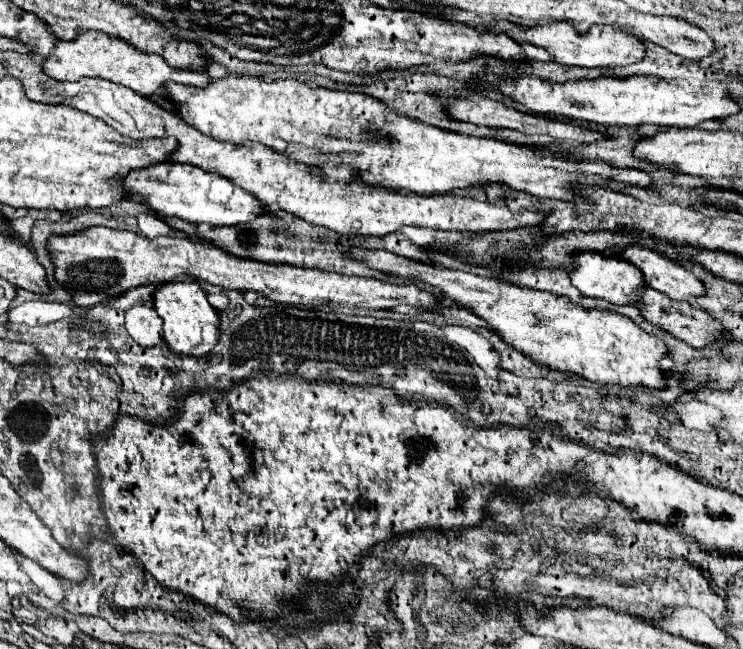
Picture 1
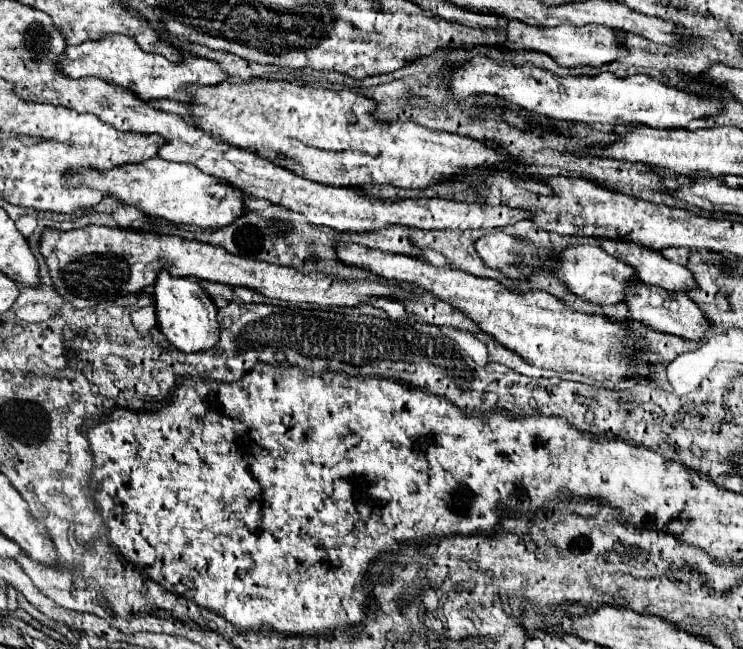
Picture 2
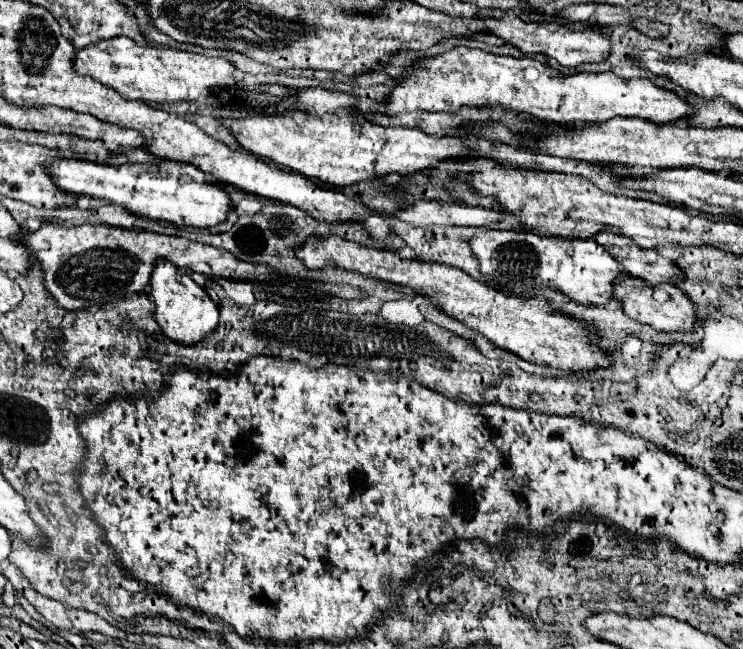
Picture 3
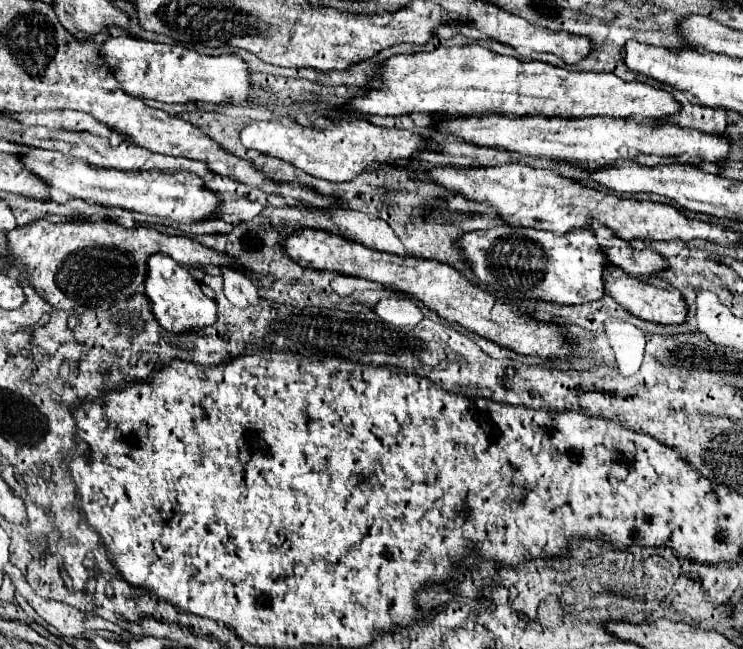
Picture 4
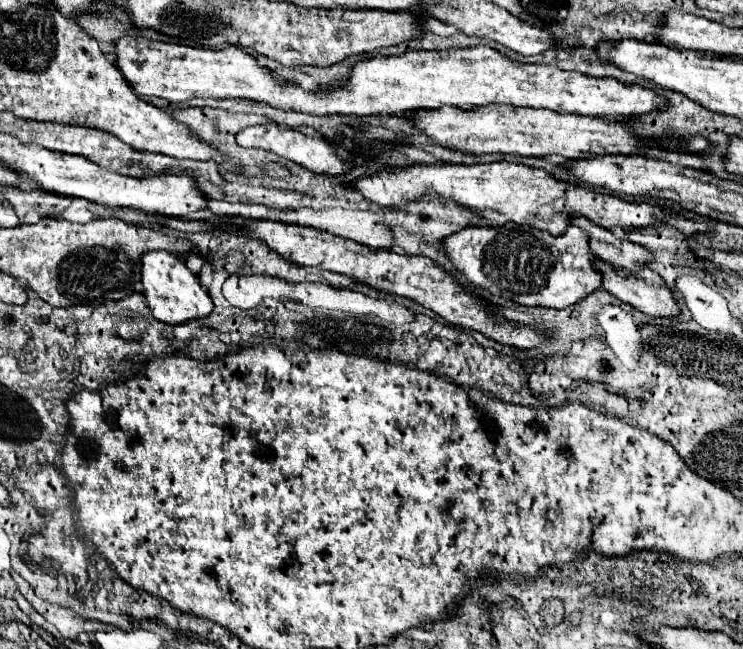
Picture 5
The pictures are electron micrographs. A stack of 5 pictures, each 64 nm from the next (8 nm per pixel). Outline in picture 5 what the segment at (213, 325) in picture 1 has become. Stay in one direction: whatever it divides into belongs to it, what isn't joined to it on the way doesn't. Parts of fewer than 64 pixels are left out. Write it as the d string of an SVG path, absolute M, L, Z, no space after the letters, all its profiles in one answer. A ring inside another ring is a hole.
M146 252L142 256L142 284L144 284L144 296L148 300L148 306L154 314L154 318L166 322L166 324L182 324L192 318L208 316L214 308L210 296L202 290L200 280L196 274L192 274L182 260L178 260L170 252Z

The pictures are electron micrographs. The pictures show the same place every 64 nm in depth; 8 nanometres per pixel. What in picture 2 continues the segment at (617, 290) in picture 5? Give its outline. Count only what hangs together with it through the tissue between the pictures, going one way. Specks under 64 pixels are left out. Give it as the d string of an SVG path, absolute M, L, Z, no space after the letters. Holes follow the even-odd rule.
M636 282L628 288L628 296L624 302L634 320L638 320L658 332L668 332L668 334L676 334L682 338L690 338L690 340L700 340L708 328L706 316L700 312L696 302L690 300L684 292L669 292L661 287Z

